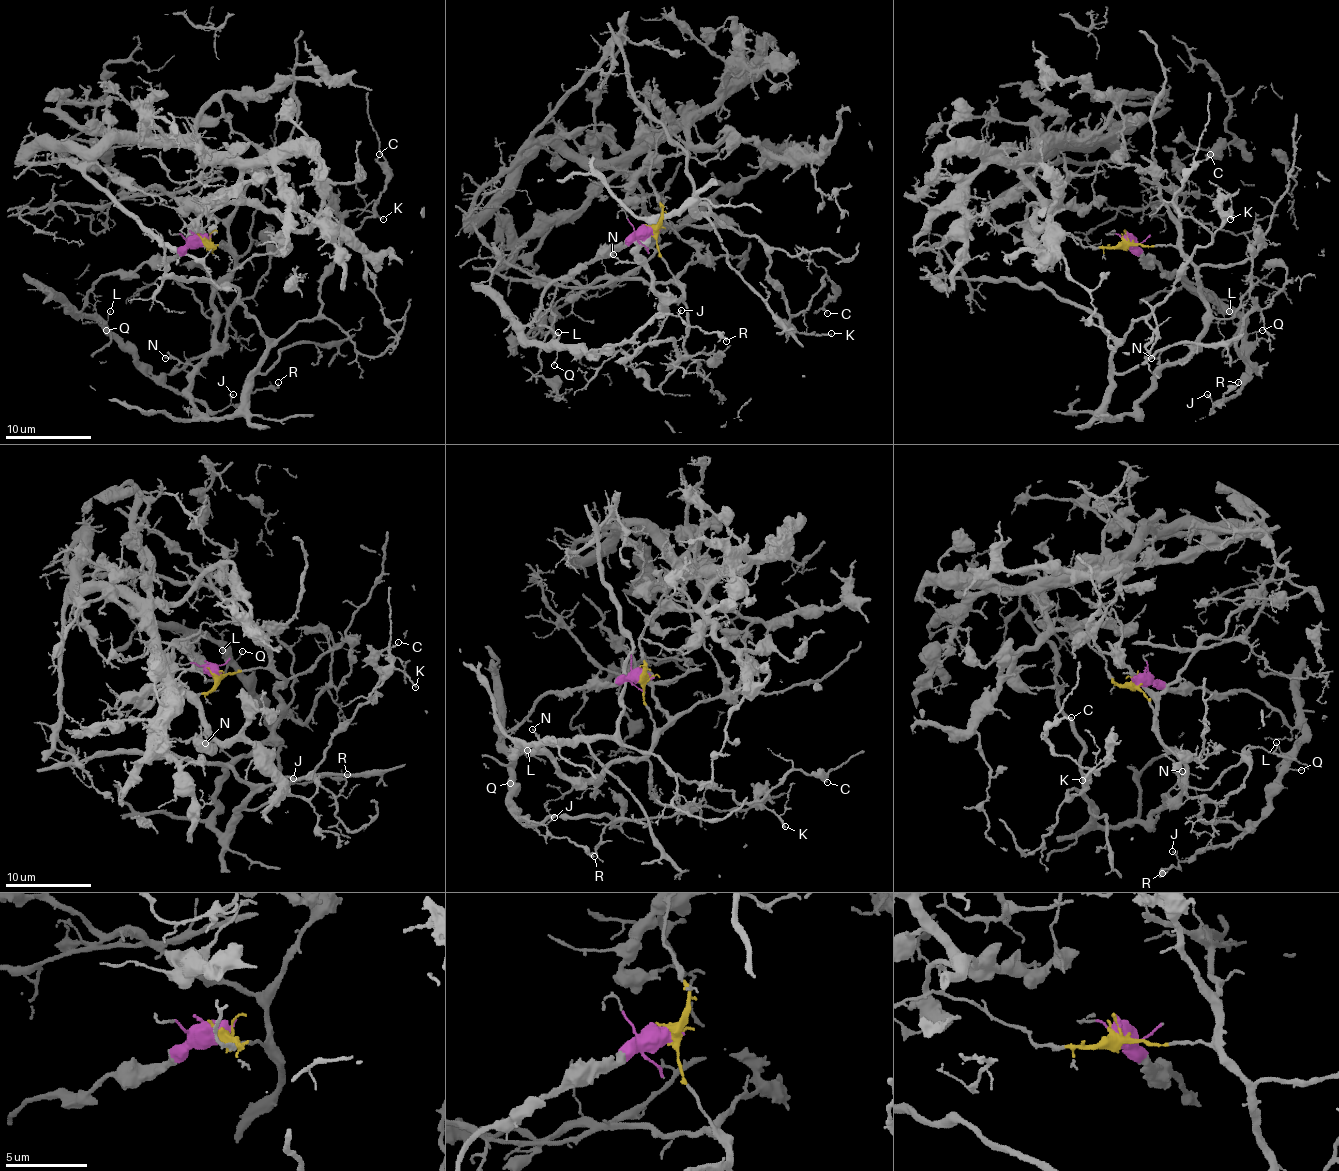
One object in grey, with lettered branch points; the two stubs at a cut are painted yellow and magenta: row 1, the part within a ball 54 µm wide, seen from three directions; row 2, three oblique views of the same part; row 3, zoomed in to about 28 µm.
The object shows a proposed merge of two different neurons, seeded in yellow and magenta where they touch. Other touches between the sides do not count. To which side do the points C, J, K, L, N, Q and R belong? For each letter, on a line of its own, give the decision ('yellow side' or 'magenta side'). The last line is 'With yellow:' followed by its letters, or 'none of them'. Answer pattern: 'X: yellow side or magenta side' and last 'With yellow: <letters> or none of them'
C: yellow side
J: magenta side
K: yellow side
L: magenta side
N: yellow side
Q: magenta side
R: magenta side
With yellow: C, K, N

